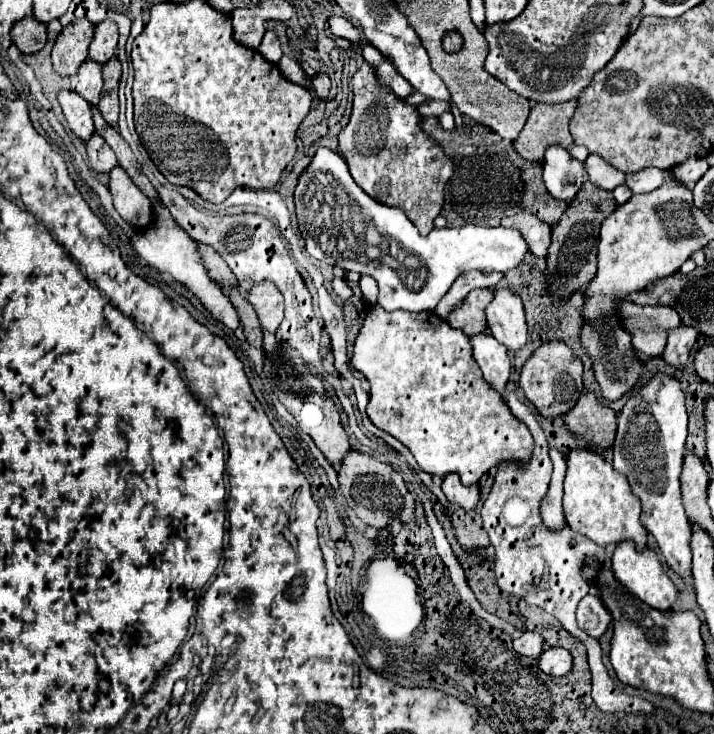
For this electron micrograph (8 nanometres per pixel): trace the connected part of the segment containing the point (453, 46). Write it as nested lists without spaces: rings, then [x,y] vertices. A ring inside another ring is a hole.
[[[447,32],[447,36],[443,36],[445,52],[459,52],[461,46],[463,46],[463,38],[459,36],[459,32]]]

